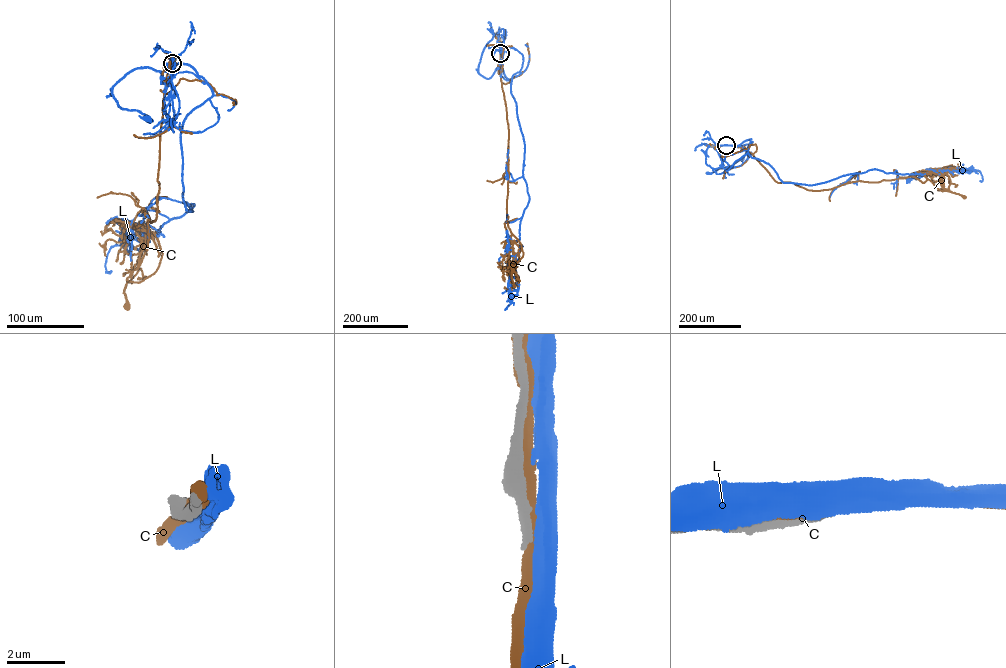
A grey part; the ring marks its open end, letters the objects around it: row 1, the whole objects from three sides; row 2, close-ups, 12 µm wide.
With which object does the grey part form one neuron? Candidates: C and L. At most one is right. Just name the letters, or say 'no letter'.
no letter

